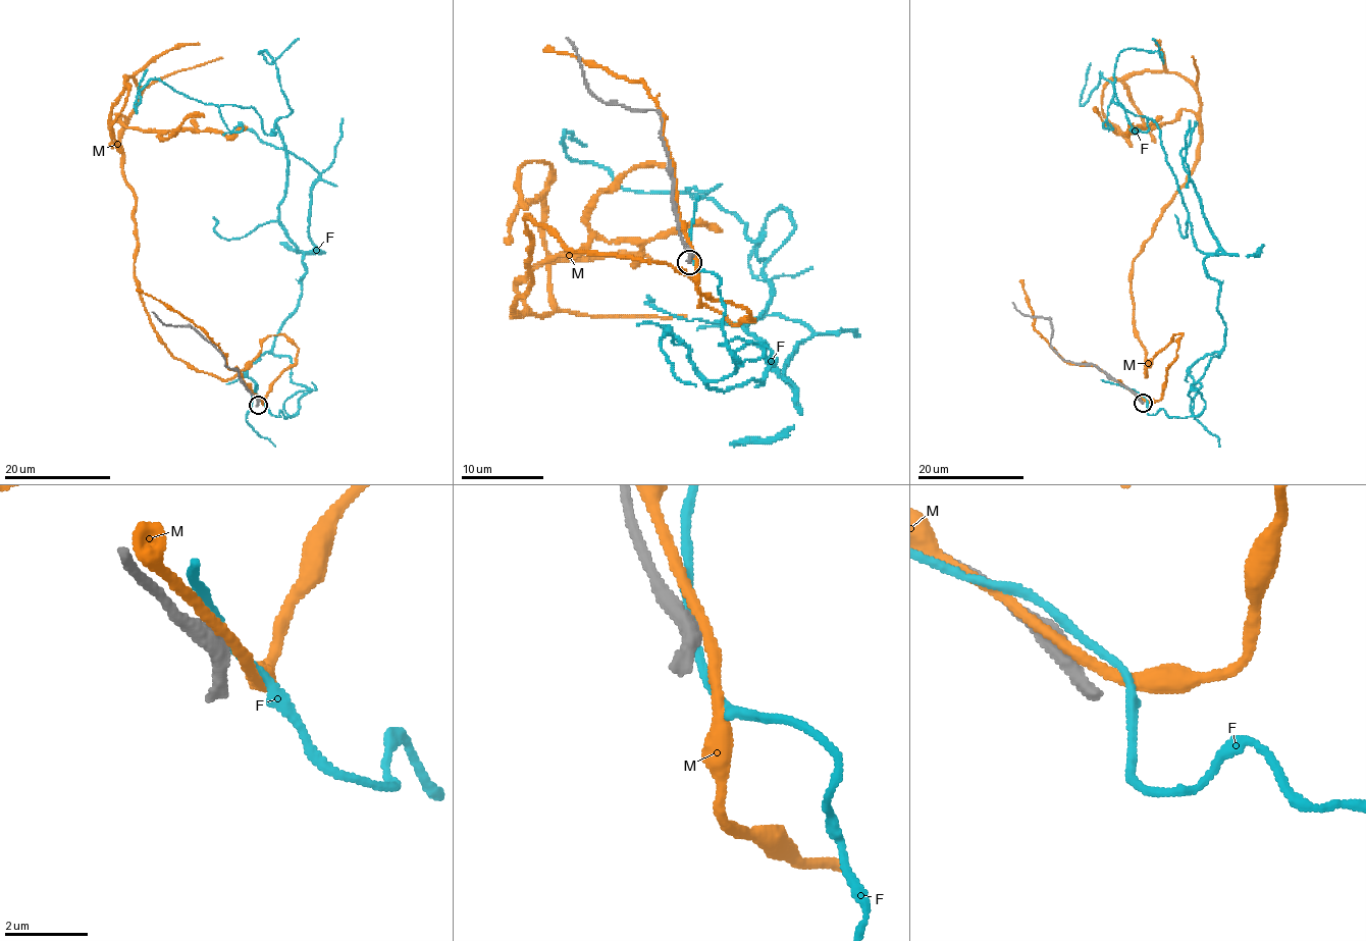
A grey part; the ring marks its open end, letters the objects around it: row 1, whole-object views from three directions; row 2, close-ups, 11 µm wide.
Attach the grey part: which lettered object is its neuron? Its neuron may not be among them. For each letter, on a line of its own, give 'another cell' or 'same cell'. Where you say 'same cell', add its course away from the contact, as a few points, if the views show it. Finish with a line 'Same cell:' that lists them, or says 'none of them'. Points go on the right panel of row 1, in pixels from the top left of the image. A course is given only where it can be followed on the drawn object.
F: another cell
M: another cell
Same cell: none of them

